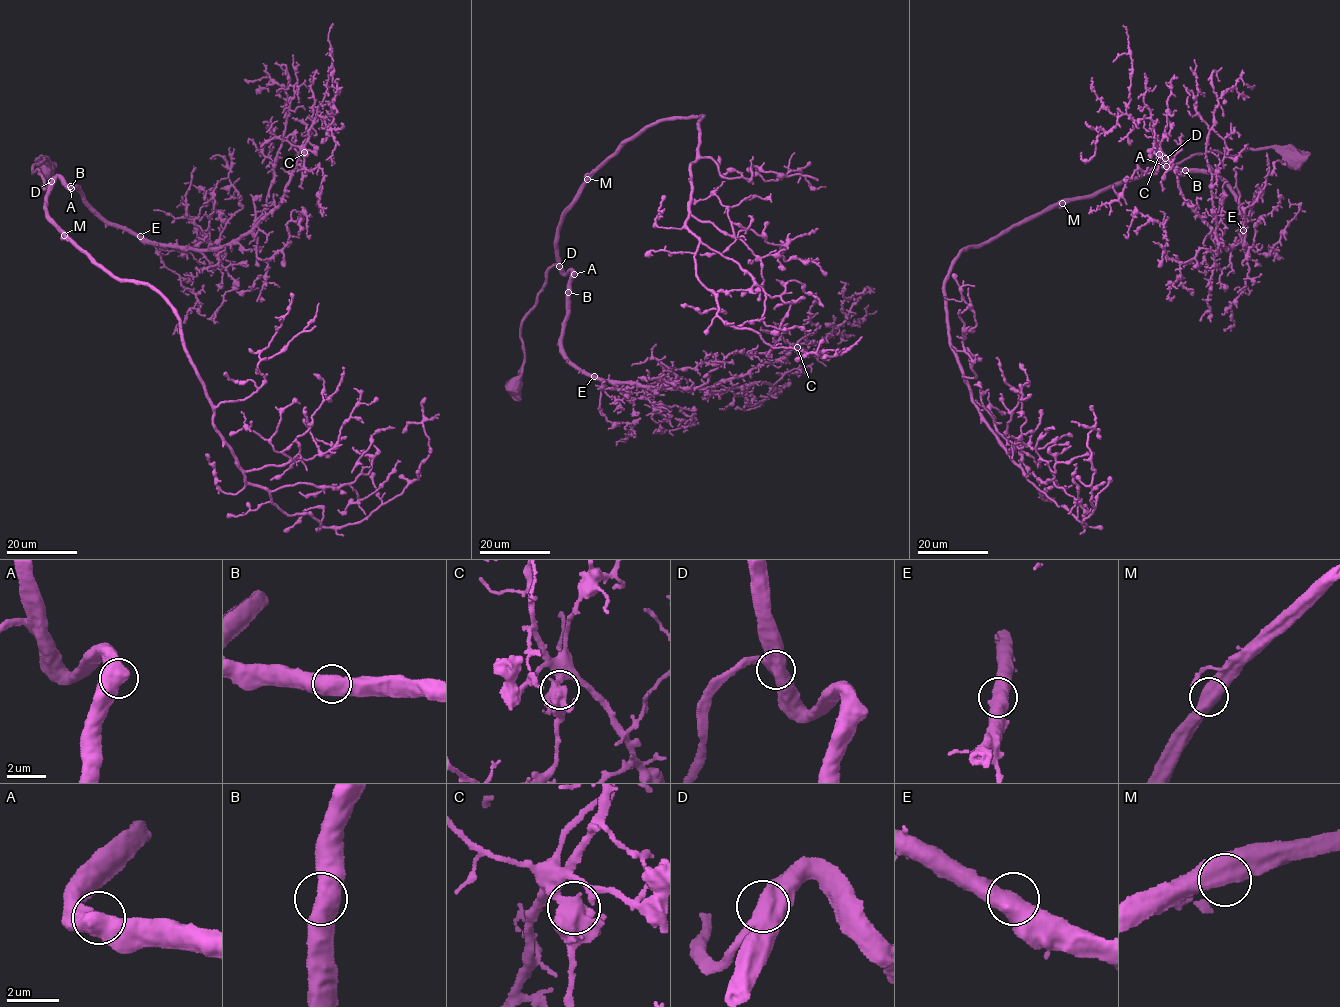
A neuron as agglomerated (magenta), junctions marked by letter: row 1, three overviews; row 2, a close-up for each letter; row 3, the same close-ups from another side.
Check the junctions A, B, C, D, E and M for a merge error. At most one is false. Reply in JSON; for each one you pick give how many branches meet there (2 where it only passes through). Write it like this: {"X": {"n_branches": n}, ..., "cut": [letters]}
{"cut": []}

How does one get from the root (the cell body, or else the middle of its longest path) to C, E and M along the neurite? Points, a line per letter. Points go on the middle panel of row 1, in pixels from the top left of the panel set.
C: (512, 383), (522, 319), (554, 265), (572, 271), (559, 343), (598, 378), (709, 388), (797, 347)
E: (512, 383), (524, 363), (522, 319), (554, 265), (572, 271), (569, 316), (559, 343), (570, 363), (594, 376)
M: (512, 383), (524, 363), (522, 319), (535, 303), (547, 272), (558, 263), (555, 242), (562, 214), (587, 179)

